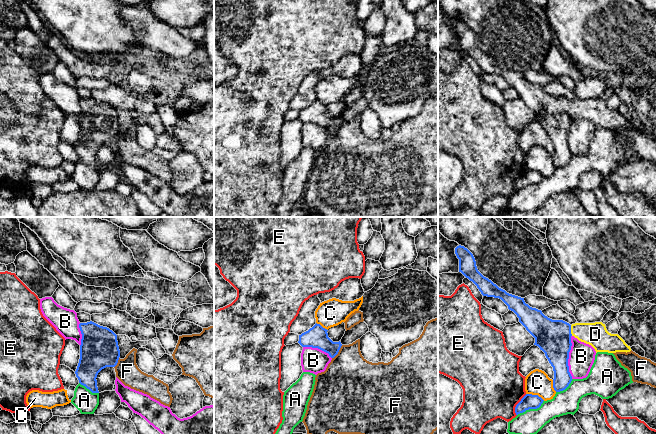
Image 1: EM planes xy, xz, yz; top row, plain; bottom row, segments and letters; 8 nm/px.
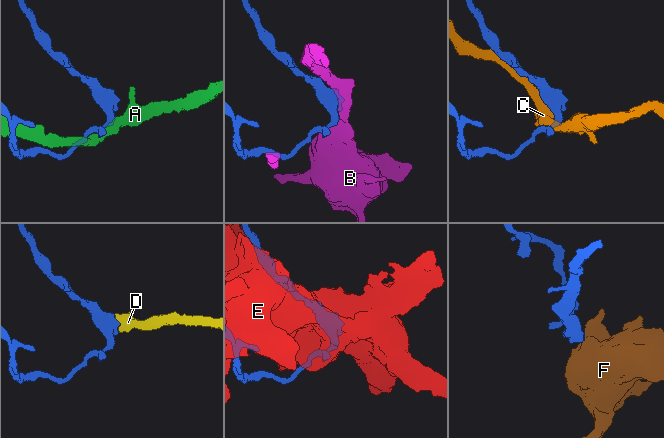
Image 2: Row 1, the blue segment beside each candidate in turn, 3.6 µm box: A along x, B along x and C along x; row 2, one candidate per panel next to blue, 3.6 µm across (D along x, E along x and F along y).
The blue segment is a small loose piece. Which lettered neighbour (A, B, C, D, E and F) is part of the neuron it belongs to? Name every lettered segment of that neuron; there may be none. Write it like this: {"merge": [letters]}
{"merge": ["D"]}

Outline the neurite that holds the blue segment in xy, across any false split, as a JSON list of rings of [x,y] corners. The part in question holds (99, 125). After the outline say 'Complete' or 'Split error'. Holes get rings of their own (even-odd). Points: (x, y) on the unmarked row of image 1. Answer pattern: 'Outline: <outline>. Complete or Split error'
Outline: [[[92,97],[80,99],[82,110],[80,135],[75,147],[79,159],[92,169],[99,169],[97,151],[106,143],[115,143],[120,133],[117,111]]]. Complete

